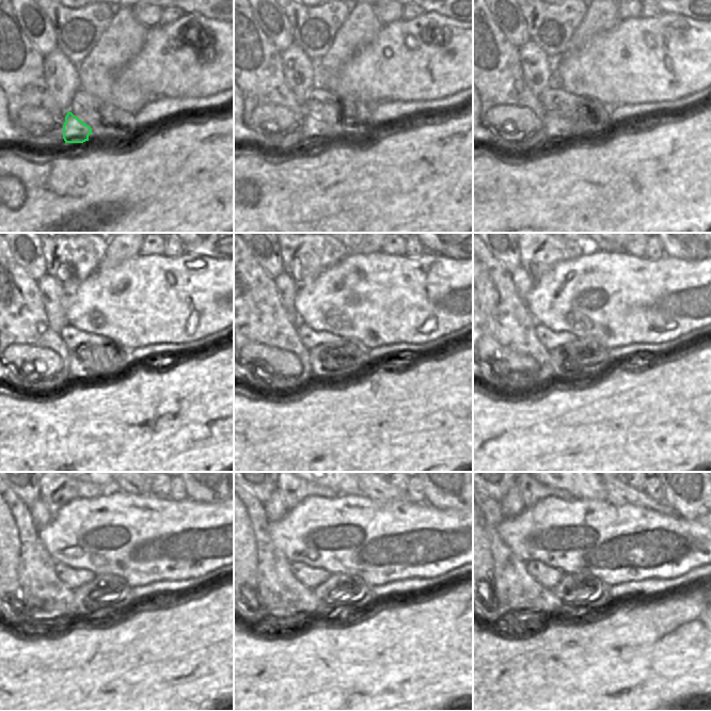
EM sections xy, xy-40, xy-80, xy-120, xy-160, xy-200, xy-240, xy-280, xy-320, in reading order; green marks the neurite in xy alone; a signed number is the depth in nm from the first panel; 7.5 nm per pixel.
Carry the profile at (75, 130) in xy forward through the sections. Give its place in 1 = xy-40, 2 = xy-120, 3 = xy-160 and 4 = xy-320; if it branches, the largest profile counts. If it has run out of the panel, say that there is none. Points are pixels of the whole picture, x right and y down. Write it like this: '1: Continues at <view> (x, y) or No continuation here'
1: Continues at xy-40 (315, 129)
2: Continues at xy-120 (87, 362)
3: Continues at xy-160 (329, 362)
4: Continues at xy-320 (579, 593)

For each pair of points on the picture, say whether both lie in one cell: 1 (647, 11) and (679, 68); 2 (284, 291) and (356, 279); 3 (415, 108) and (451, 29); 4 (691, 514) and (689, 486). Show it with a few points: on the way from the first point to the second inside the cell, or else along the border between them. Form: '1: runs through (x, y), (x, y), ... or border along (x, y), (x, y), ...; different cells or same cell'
1: border along (663, 13), (657, 16), (642, 17); different cells
2: border along (298, 288), (294, 300), (297, 315); different cells
3: border along (443, 97), (415, 101), (396, 100), (394, 103); different cells
4: runs through (691, 507), (691, 492); same cell

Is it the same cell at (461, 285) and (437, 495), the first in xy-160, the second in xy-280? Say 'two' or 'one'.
two

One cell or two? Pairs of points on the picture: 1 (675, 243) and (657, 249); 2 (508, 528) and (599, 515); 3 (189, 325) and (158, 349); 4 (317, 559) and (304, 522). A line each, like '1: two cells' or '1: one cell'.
1: two cells
2: one cell
3: two cells
4: one cell

